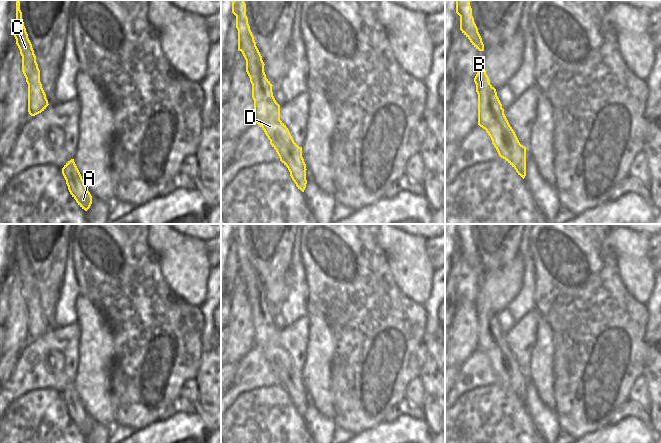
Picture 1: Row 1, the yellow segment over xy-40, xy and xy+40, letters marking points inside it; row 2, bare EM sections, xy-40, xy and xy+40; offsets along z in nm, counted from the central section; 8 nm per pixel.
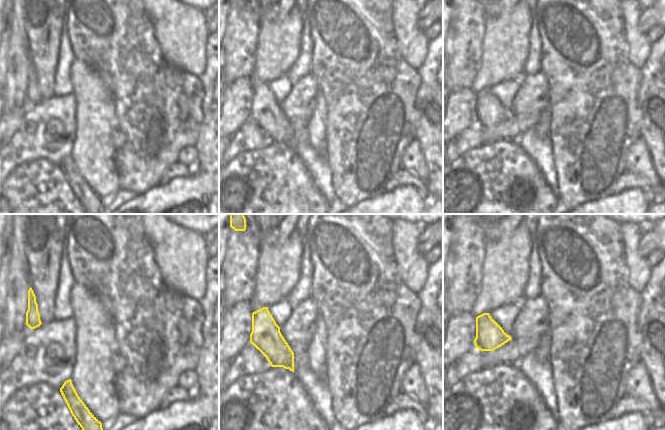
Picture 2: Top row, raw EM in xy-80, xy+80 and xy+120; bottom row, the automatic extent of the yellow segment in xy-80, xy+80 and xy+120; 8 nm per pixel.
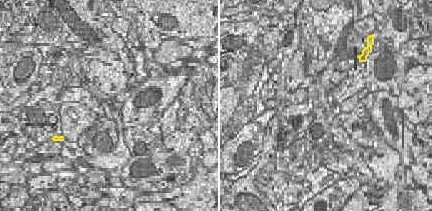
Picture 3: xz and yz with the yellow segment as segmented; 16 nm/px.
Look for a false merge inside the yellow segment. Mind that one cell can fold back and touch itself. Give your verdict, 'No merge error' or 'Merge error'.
No merge error

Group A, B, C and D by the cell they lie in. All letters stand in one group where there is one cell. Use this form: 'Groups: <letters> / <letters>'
Groups: A B C D

